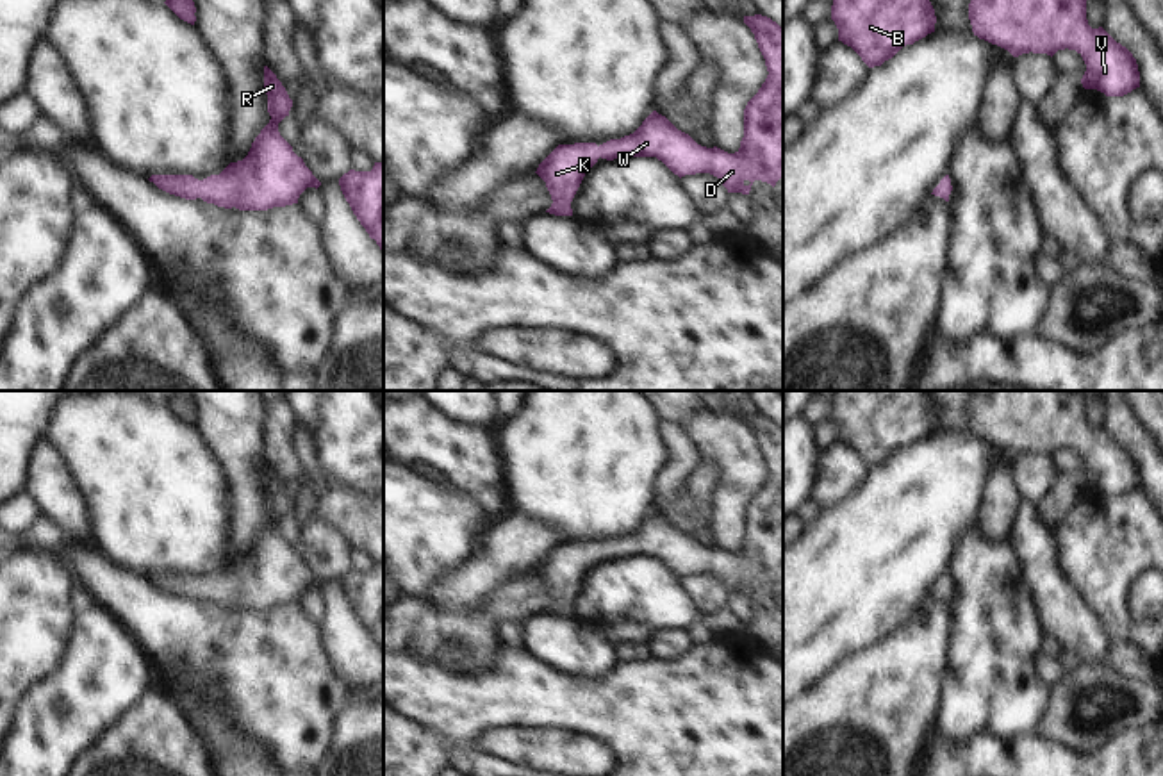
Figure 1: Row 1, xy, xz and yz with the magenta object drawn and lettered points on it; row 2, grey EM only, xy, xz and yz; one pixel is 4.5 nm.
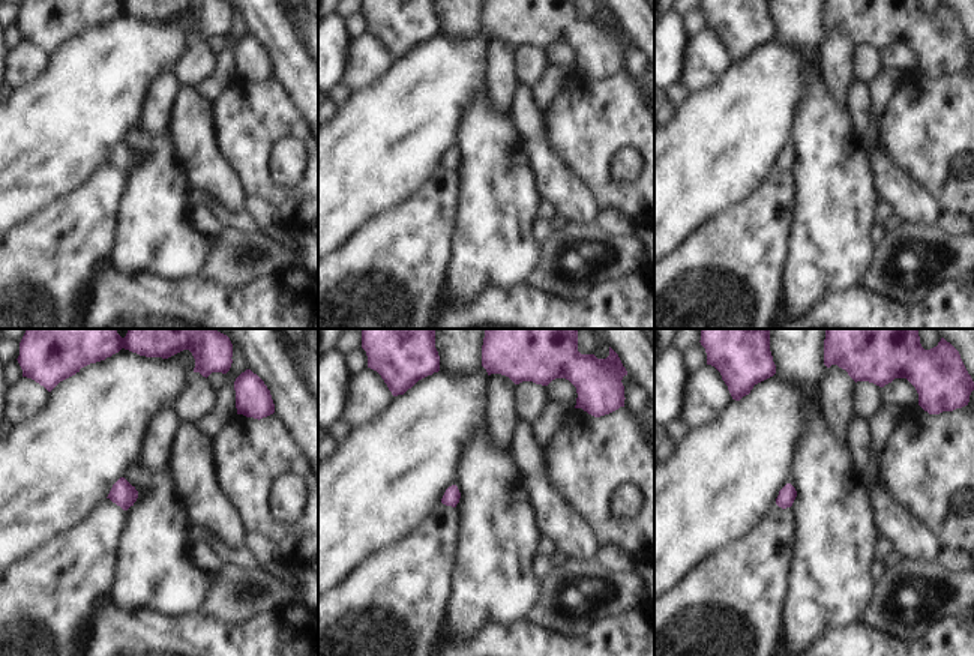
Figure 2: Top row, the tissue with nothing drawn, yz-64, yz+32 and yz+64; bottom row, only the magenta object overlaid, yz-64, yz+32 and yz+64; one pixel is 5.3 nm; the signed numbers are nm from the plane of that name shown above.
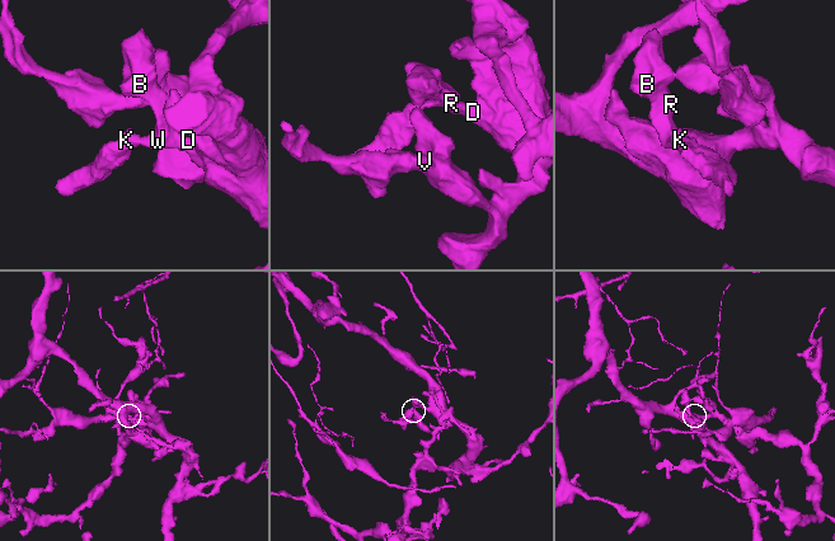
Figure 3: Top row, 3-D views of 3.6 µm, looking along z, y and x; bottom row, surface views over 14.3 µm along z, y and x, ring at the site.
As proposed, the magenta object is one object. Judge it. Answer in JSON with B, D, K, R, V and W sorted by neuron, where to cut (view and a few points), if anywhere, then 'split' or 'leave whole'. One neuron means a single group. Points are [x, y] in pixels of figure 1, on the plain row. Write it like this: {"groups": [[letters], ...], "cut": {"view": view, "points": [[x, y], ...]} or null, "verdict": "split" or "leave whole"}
{"groups": [["B", "D", "K", "R", "V", "W"]], "cut": null, "verdict": "leave whole"}

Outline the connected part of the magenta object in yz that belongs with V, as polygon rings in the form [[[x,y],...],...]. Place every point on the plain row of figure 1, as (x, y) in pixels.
[[[976,391],[969,419],[974,435],[1013,457],[1076,450],[1086,464],[1085,489],[1124,496],[1140,487],[1136,458],[1102,426],[1088,425],[1086,400],[1081,391]]]

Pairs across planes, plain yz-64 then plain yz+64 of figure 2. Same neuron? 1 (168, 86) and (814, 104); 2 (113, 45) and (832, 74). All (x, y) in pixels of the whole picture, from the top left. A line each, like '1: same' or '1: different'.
1: different
2: different

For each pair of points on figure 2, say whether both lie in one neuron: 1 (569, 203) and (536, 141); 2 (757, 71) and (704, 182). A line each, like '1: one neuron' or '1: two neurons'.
1: one neuron
2: one neuron

